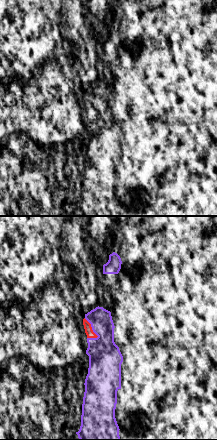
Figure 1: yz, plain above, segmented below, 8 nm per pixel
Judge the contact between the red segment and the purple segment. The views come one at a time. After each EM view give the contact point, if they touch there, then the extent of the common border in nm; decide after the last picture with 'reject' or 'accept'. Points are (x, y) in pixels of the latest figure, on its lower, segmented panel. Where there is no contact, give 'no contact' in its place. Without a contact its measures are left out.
contact (91, 328); length 190 nm

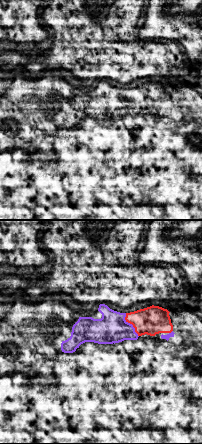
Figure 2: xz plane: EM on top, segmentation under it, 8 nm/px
contact (131, 323); length 220 nm

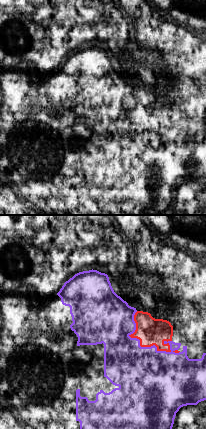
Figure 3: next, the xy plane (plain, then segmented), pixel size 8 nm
contact (141, 346); length 480 nm

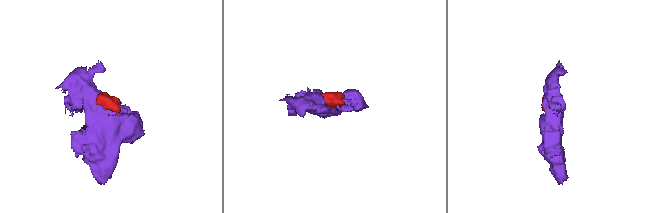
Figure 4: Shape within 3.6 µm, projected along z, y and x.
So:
accept

